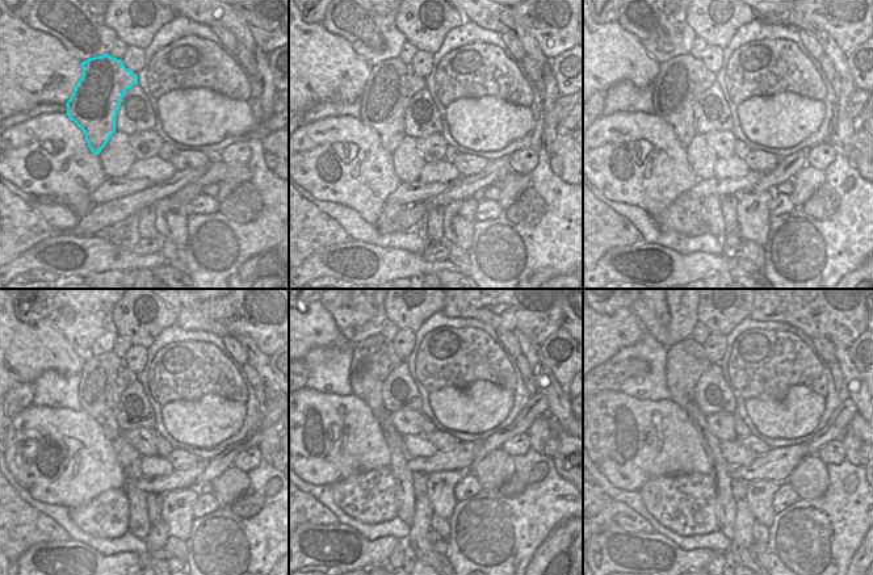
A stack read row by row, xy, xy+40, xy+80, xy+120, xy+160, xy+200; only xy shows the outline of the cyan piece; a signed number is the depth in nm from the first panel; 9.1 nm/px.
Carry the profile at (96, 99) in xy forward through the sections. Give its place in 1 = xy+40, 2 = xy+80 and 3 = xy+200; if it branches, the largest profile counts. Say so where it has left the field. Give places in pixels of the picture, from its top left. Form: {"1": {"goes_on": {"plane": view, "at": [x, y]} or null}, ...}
{"1": {"goes_on": {"plane": "xy+40", "at": [391, 83]}}, "2": {"goes_on": {"plane": "xy+80", "at": [681, 80]}}, "3": {"goes_on": {"plane": "xy+200", "at": [687, 359]}}}

